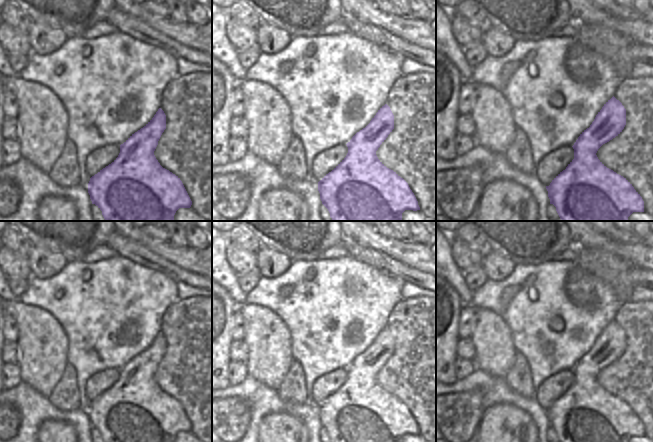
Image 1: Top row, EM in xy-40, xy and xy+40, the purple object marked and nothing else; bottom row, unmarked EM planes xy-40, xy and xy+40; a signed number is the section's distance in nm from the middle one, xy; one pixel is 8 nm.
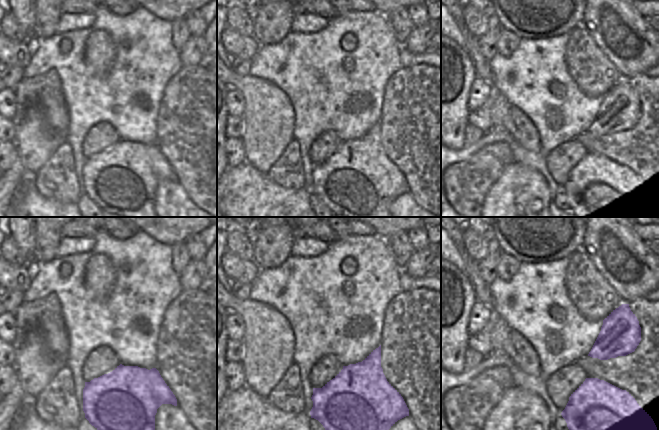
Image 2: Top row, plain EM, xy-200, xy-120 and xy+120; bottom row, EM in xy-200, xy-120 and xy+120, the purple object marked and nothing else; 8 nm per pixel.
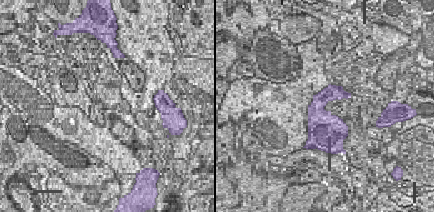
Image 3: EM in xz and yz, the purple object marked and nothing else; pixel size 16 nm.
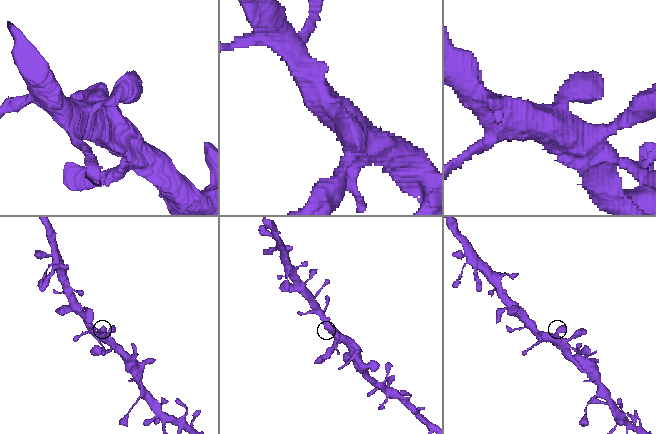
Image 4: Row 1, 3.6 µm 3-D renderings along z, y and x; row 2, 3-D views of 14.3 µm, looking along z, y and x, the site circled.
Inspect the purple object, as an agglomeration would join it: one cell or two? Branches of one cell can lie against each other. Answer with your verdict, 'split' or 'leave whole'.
leave whole

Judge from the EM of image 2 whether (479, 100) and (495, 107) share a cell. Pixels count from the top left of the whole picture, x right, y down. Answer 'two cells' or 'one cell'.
two cells

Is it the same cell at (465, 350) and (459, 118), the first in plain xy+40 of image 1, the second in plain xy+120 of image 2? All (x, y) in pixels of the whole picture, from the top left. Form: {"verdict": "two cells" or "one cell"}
{"verdict": "two cells"}

